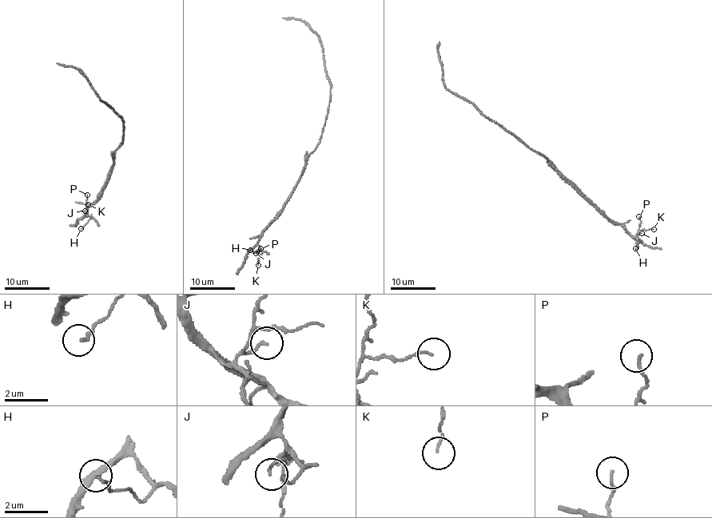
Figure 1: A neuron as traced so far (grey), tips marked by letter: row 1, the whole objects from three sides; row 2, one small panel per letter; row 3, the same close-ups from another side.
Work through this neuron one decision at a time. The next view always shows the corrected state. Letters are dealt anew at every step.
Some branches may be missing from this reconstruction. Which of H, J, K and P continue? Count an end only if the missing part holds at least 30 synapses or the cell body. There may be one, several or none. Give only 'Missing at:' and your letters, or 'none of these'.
Missing at: none of these

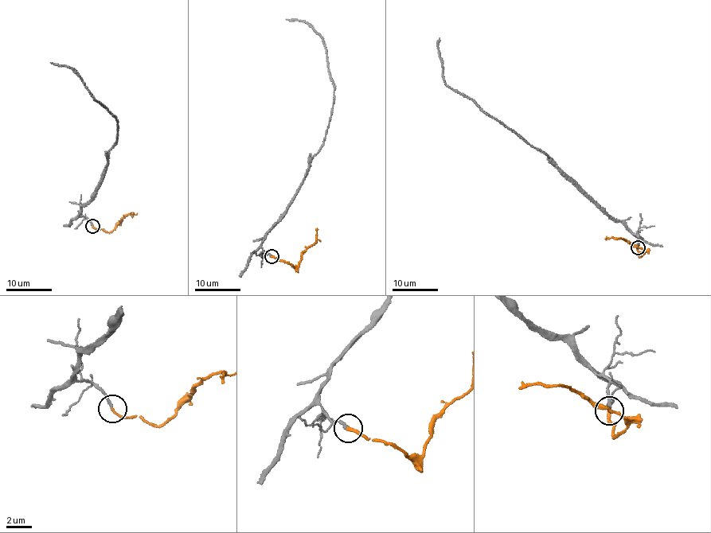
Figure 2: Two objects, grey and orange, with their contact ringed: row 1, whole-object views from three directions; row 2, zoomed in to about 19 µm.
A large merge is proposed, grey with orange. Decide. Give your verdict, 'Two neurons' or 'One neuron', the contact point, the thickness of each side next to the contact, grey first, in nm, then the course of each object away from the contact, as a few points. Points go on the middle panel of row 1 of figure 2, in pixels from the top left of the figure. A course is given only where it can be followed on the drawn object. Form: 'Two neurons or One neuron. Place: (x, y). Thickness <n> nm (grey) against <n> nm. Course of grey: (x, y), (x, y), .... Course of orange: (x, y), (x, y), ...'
One neuron. Place: (271, 256). Thickness 190 nm (grey) against 190 nm. Course of grey: (271, 257), (262, 241), (323, 145), (334, 83), (322, 40), (305, 21), (286, 19). Course of orange: (271, 257), (293, 266), (297, 266), (301, 255), (316, 241), (317, 228)

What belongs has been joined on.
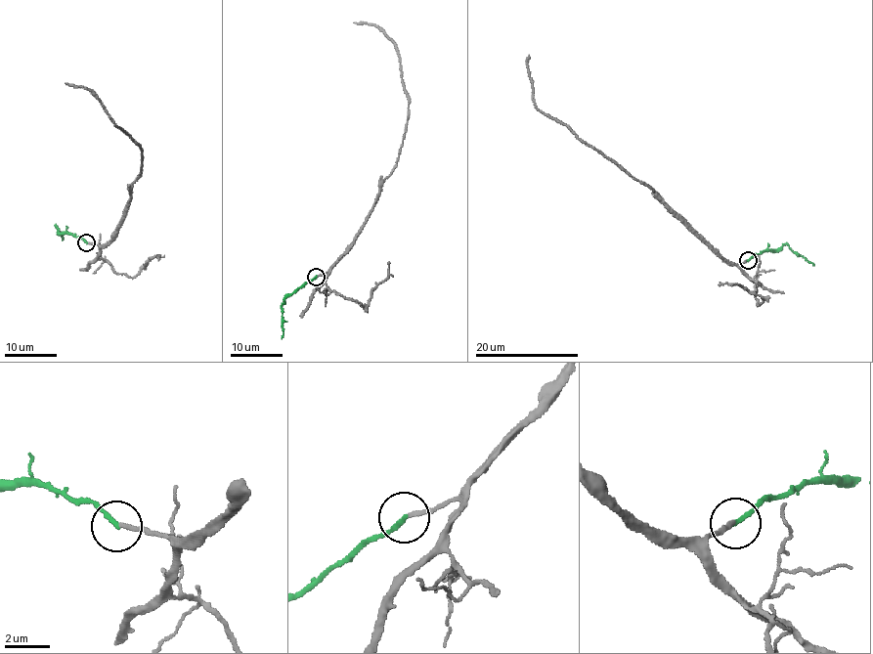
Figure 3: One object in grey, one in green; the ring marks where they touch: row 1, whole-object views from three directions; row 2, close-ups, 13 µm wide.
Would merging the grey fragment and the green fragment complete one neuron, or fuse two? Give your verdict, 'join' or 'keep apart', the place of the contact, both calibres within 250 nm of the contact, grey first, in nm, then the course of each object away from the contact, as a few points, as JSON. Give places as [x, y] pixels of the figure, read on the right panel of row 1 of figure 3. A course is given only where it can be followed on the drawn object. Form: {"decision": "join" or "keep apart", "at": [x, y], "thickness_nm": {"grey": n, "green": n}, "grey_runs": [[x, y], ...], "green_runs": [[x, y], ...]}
{"decision": "join", "at": [748, 260], "thickness_nm": {"grey": 180, "green": 190}, "grey_runs": [[748, 260], [732, 264], [671, 209], [660, 196], [579, 140], [566, 125], [539, 110], [527, 65], [529, 55]], "green_runs": [[748, 260], [753, 255], [786, 243], [814, 265]]}

